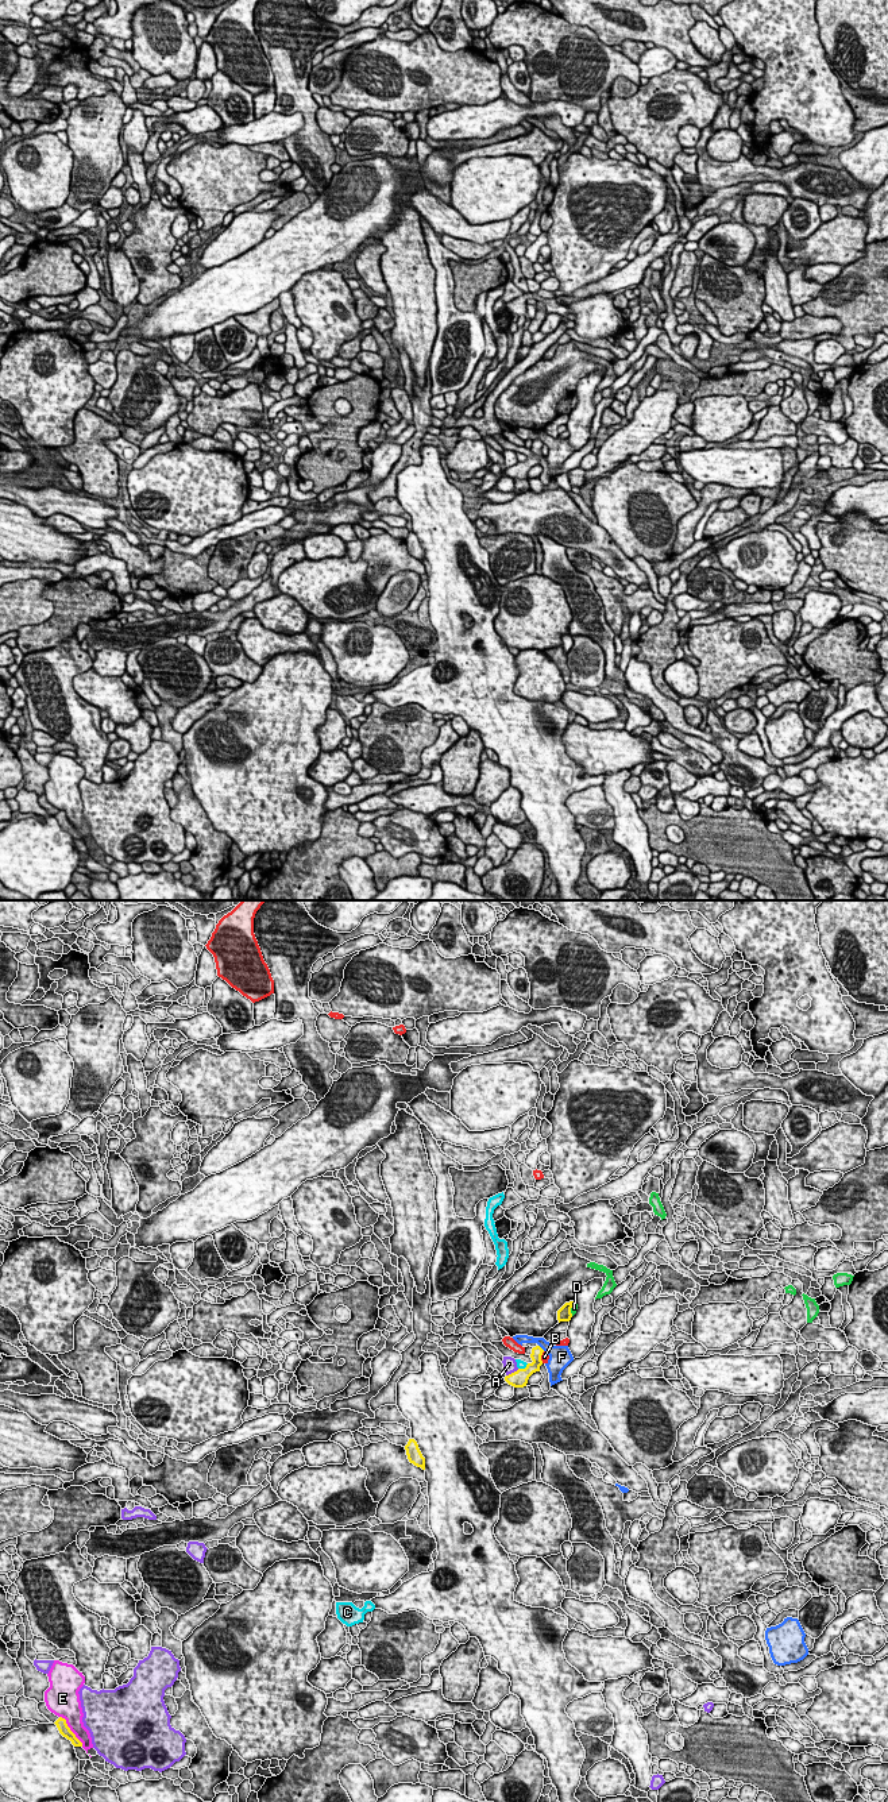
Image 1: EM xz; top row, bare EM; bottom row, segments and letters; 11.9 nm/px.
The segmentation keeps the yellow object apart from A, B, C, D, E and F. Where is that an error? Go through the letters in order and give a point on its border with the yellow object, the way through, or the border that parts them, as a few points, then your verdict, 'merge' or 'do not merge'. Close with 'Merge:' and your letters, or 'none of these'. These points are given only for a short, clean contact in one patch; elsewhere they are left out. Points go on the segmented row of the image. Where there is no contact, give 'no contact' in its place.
A: contact xz (512, 1373); do not merge
B: contact xz (540, 1357); do not merge
C: contact xz (522, 1369); do not merge
D: contact xz (571, 1307); border xz (574, 1301), (571, 1315); do not merge
E: contact xz (70, 1731); do not merge
F: contact xz (540, 1347); do not merge
Merge: none of these

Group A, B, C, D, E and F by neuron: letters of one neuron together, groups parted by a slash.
A / B D / C / E / F

